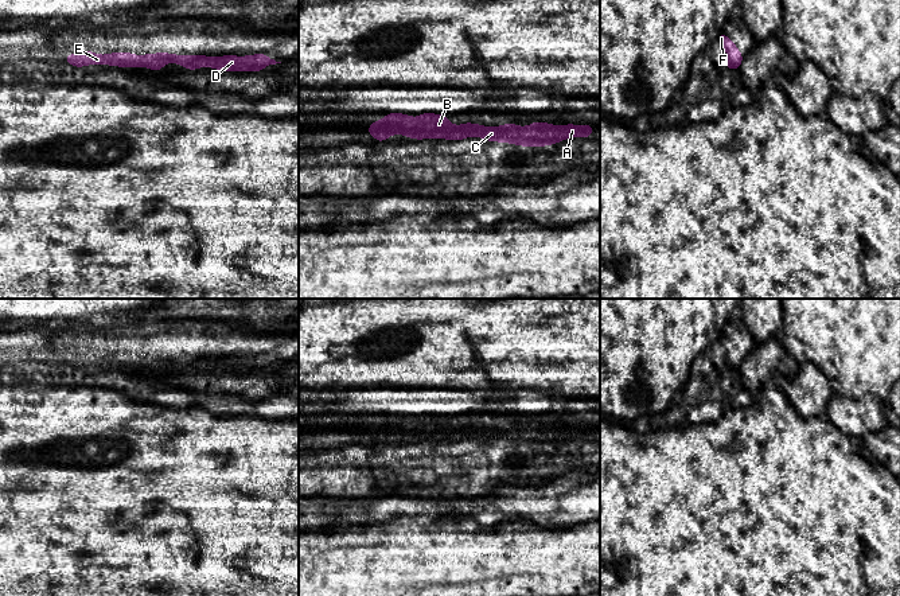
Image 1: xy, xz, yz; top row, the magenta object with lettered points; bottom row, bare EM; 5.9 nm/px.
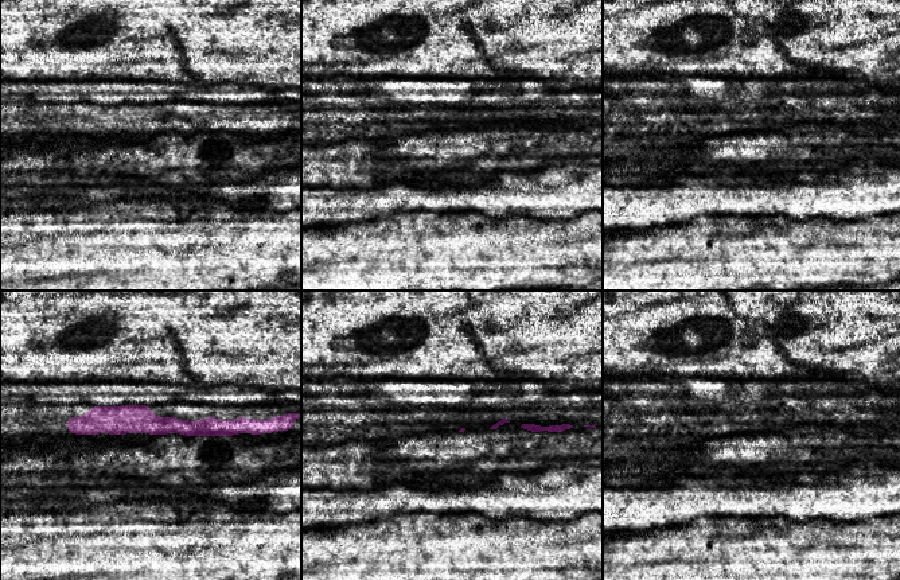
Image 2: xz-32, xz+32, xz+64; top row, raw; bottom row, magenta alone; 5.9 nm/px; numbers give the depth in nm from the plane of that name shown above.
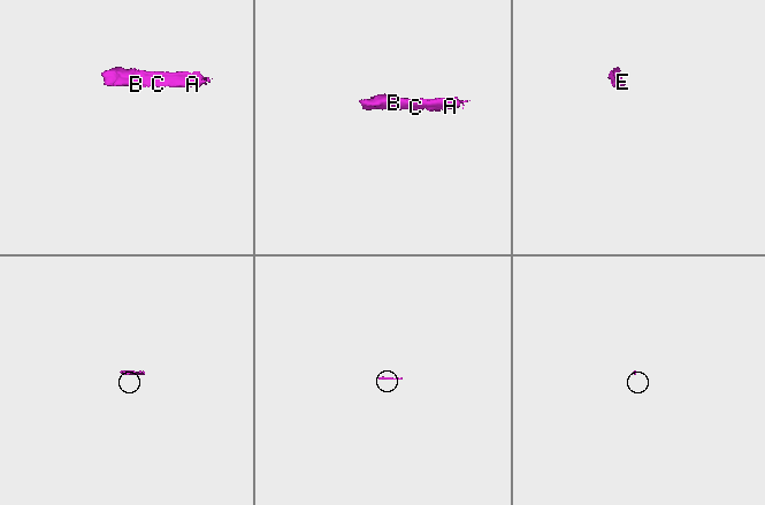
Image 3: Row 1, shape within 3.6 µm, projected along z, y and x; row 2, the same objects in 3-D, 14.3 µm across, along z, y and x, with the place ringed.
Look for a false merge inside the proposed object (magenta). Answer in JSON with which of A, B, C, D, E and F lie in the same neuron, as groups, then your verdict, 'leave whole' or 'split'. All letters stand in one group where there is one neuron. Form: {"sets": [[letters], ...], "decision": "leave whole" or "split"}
{"sets": [["A", "B", "C", "D", "E", "F"]], "decision": "leave whole"}

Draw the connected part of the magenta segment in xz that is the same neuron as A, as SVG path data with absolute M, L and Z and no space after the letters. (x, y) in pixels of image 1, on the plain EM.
M387 414L379 422L371 424L367 435L373 436L377 443L386 443L391 436L405 436L416 441L421 440L447 440L463 441L476 437L488 443L513 444L523 448L546 448L570 439L591 439L595 429L588 425L572 426L566 425L556 428L553 425L537 422L527 428L515 425L504 425L502 428L487 429L484 426L465 424L463 426L452 426L444 416L424 414L416 417L402 414Z

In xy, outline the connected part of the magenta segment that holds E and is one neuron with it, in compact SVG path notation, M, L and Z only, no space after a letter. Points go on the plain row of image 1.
M93 352L69 355L65 363L75 369L83 369L86 366L110 366L117 369L145 367L155 373L160 373L164 366L171 363L184 367L187 371L195 371L199 369L210 367L215 371L225 373L261 373L265 367L281 365L276 363L274 361L270 361L265 355L246 358L225 357L214 358L210 361L207 357L192 358L167 354L147 357L133 357L130 354L113 354L106 357L98 357Z

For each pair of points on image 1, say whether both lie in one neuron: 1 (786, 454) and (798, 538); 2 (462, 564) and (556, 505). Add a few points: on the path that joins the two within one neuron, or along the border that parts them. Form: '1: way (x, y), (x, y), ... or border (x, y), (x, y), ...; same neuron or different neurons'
1: way (786, 475), (786, 517); same neuron
2: border (498, 524), (530, 521), (540, 525), (560, 526); different neurons

